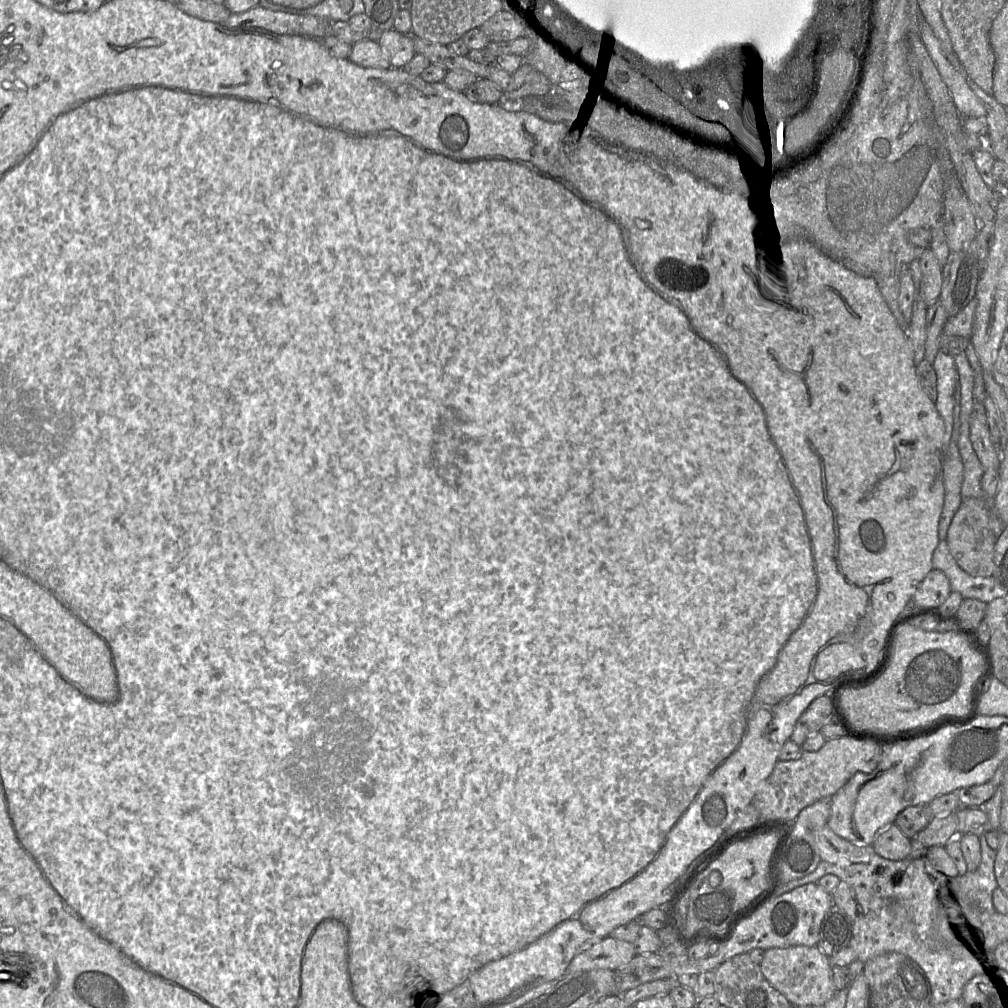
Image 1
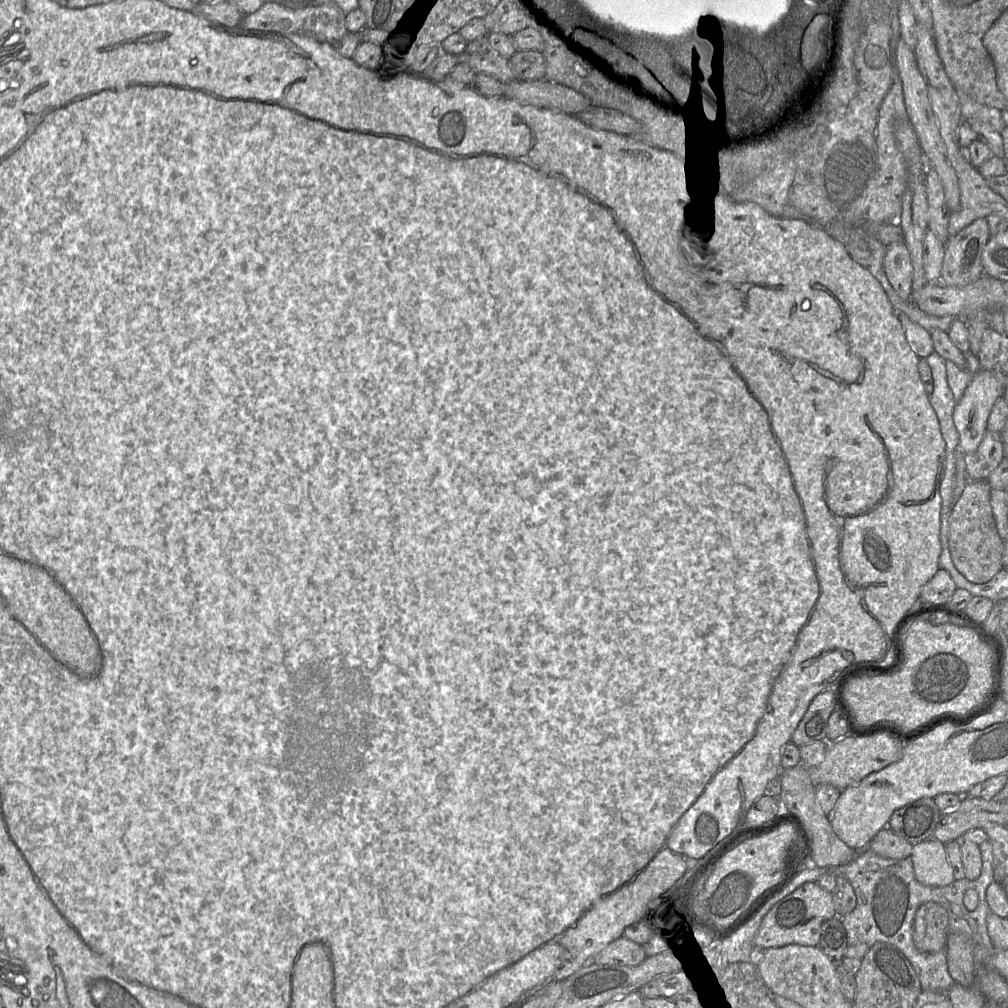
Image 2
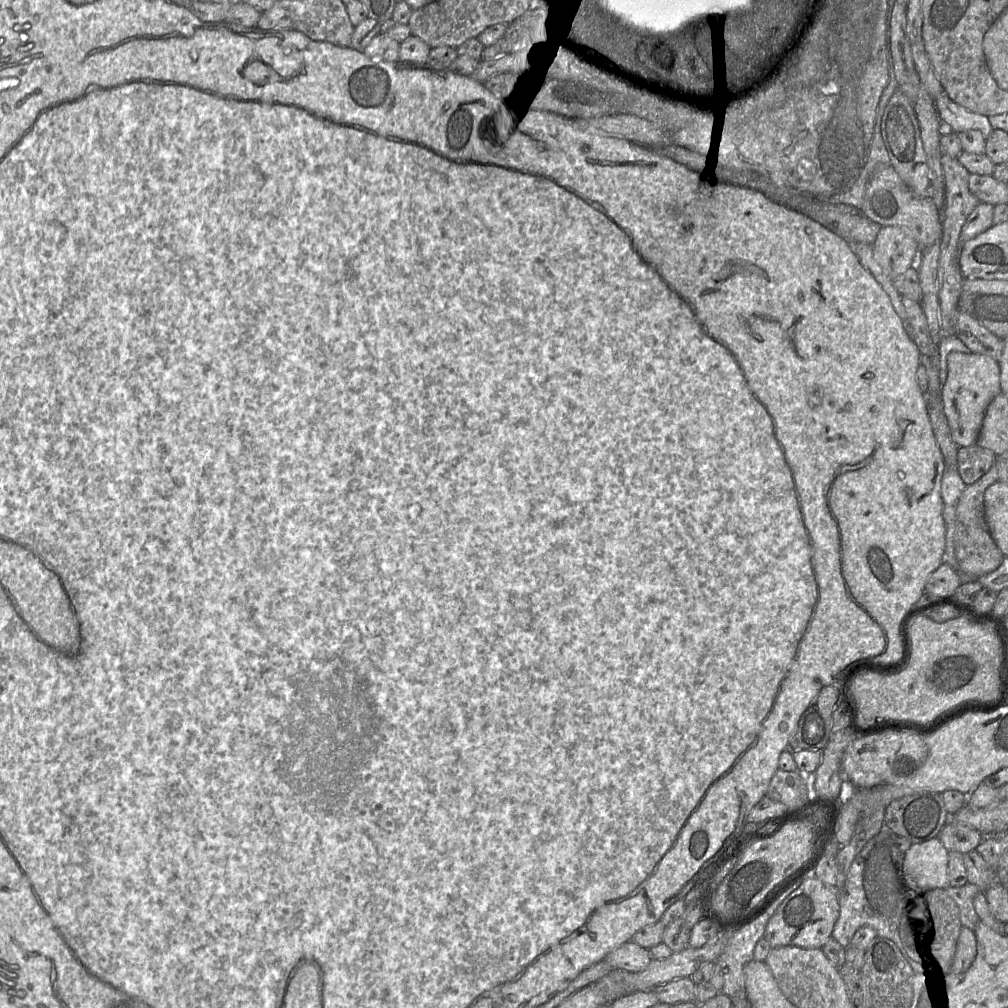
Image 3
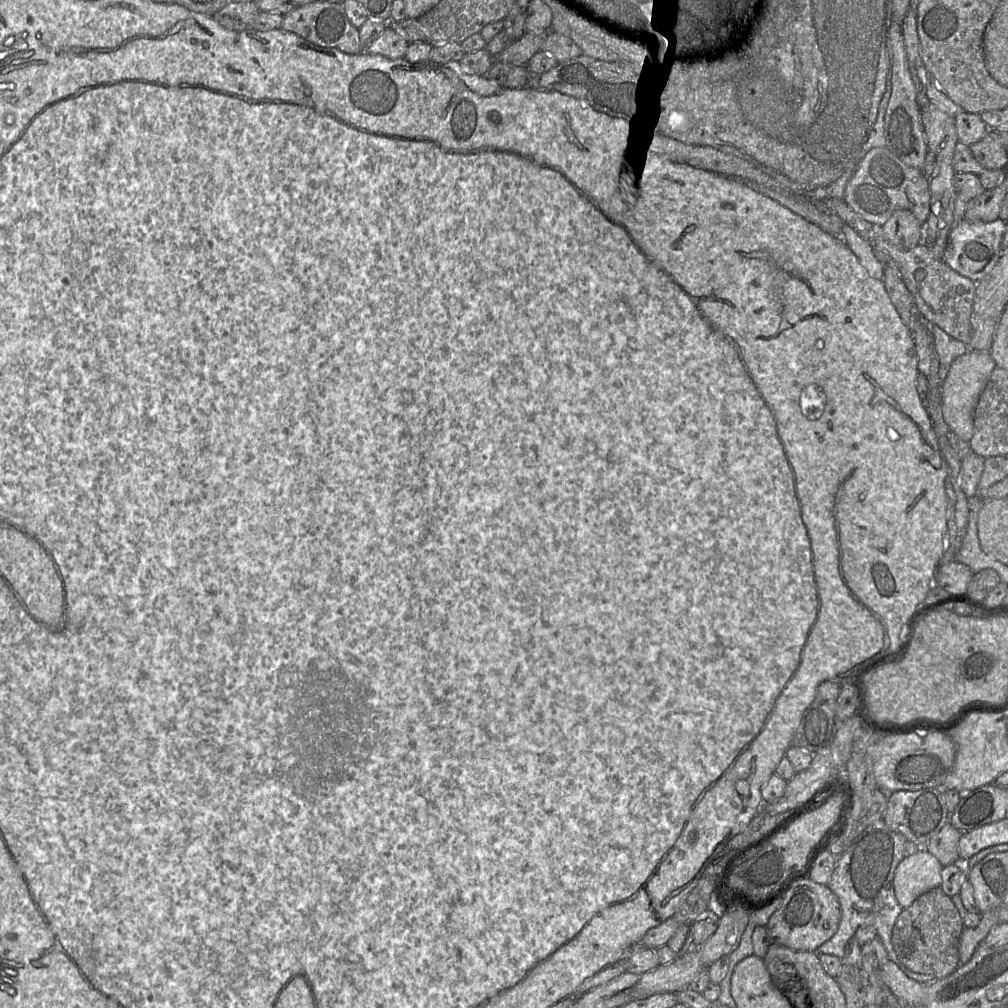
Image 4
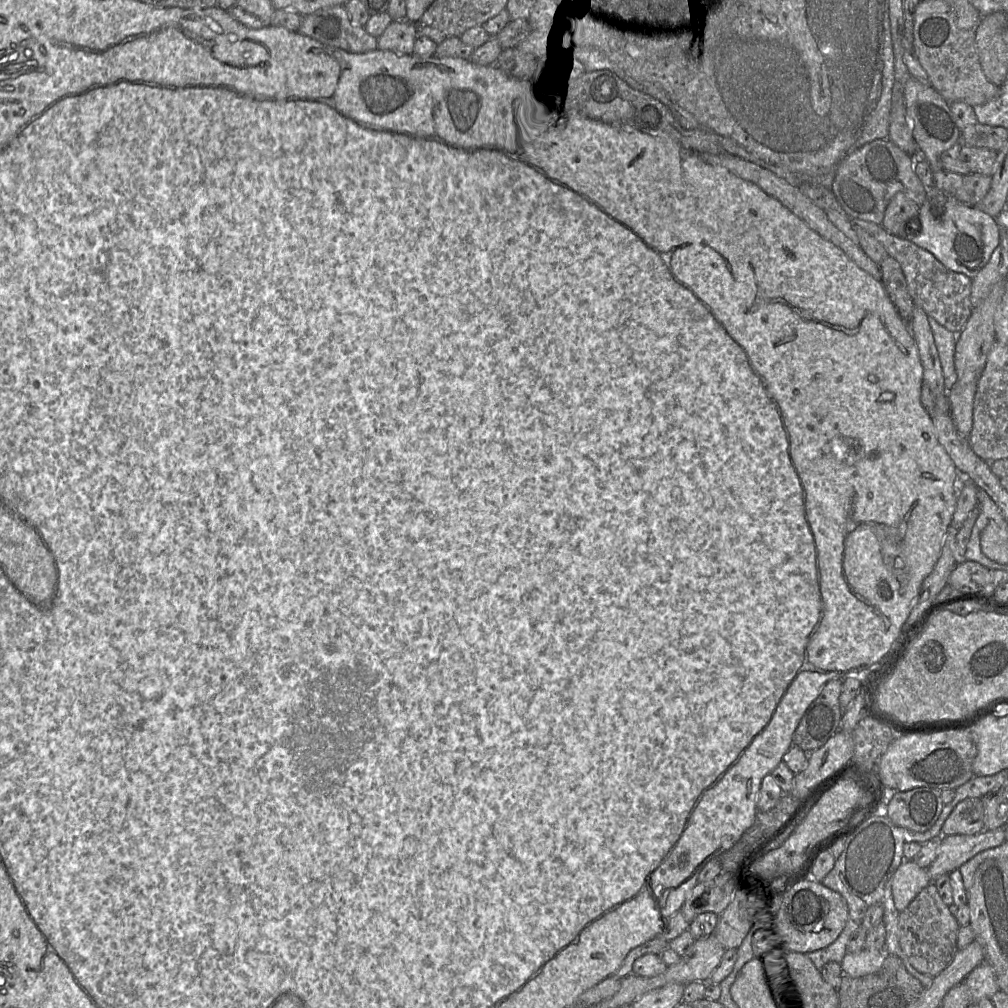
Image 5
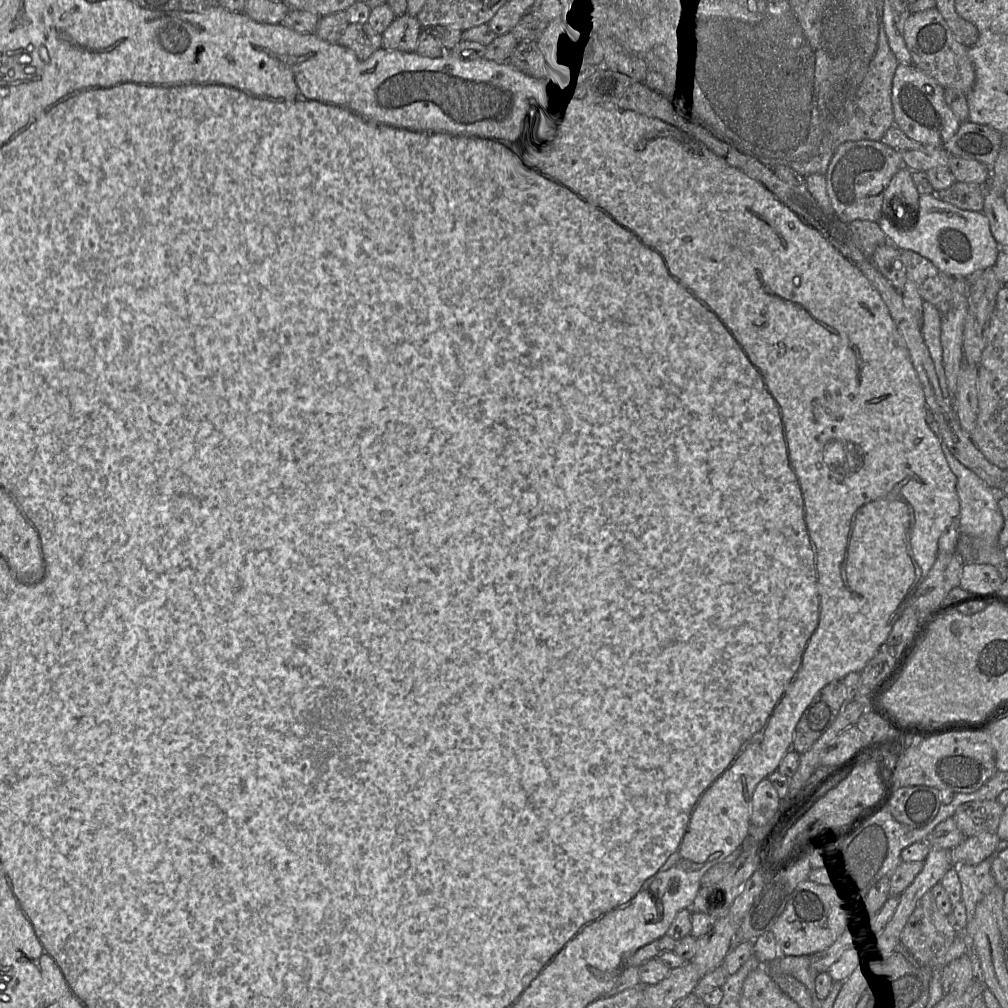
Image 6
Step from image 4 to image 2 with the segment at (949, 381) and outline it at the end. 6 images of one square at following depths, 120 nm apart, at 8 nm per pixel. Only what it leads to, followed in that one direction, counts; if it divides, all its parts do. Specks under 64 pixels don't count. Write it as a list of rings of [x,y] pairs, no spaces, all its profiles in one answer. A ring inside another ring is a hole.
[[[980,369],[973,374],[962,398],[953,411],[959,445],[965,453],[976,451],[987,431],[995,402],[1003,396],[1005,381],[996,373]]]

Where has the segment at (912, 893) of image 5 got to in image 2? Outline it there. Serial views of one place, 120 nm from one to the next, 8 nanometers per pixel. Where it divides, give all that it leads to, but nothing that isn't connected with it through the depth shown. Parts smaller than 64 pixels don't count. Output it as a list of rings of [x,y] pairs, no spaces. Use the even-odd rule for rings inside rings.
[[[931,838],[912,846],[910,858],[918,882],[925,886],[945,887],[956,881],[945,844]]]

